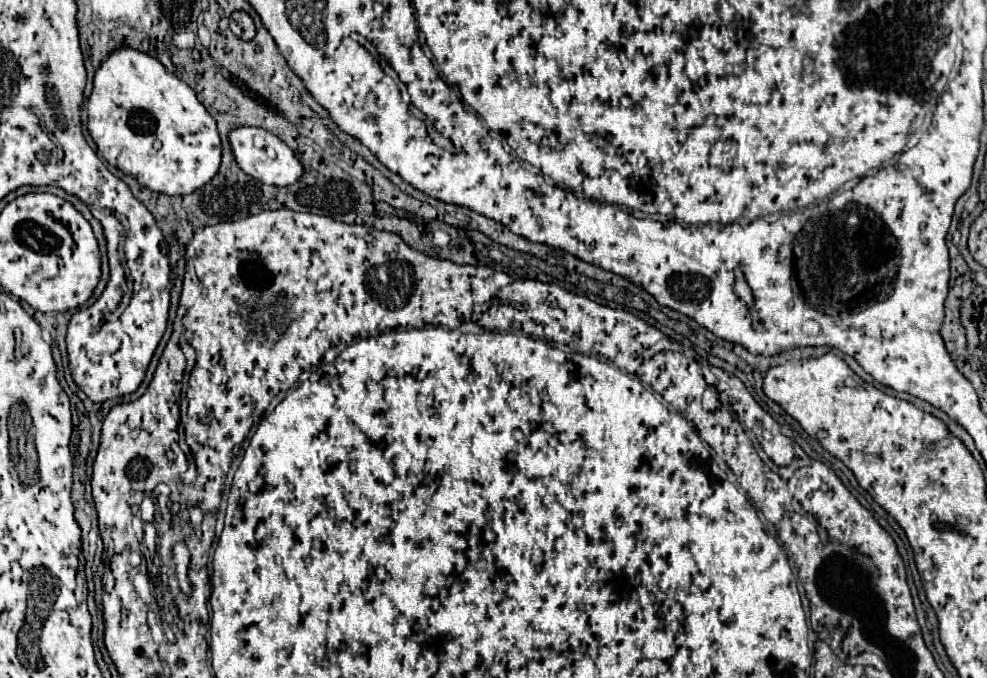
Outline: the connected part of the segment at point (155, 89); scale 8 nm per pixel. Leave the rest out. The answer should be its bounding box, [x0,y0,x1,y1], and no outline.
[87,47,221,195]

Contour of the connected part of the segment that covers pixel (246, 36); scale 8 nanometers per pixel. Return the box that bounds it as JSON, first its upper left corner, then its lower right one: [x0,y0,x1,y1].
[229,11,255,41]

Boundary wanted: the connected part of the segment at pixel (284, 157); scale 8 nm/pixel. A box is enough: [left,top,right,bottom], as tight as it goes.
[229,127,303,187]

